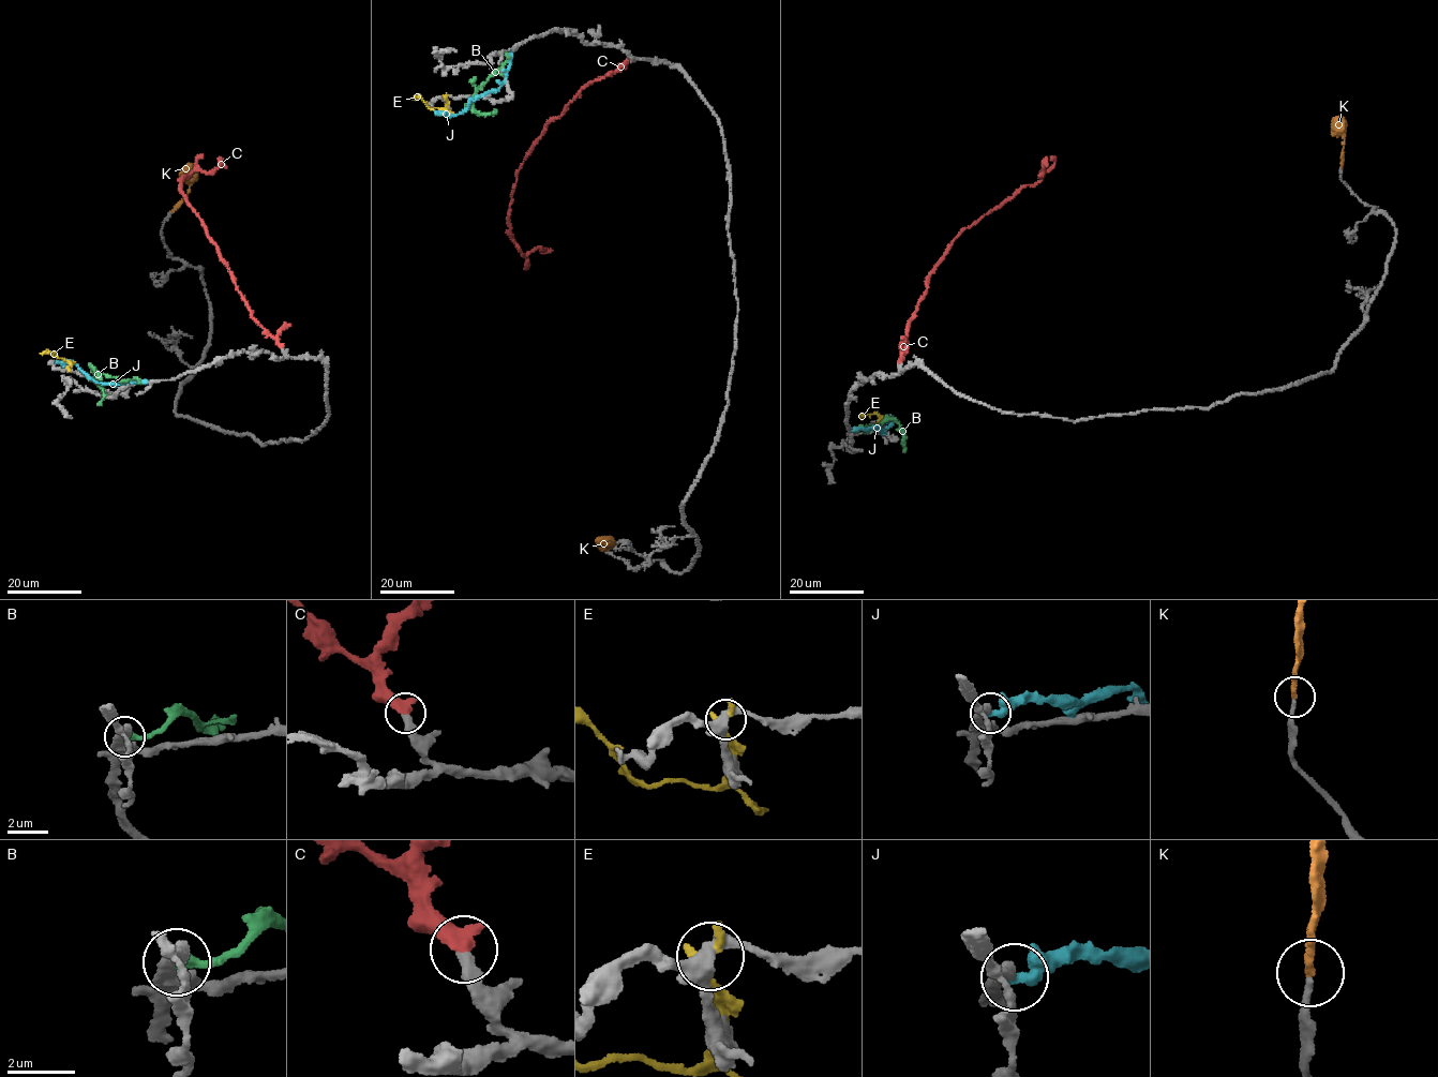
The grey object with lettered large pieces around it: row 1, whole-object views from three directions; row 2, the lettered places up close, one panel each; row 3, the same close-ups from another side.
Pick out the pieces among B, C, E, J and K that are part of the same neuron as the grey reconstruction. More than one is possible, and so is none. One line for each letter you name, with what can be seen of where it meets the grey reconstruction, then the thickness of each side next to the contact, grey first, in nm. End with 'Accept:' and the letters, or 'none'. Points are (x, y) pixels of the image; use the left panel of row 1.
C: contact (281, 346); calibres 380 and 550 nm
K: contact (170, 211); calibres 240 and 200 nm
Accept: C, K

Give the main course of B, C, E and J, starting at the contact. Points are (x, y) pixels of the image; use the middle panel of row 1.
B: (506, 51), (507, 61), (472, 99), (472, 107), (480, 115), (495, 111), (494, 114)
C: (627, 60), (567, 102), (518, 169), (507, 218), (513, 241), (524, 255), (552, 250)
E: (446, 96), (444, 109), (430, 107), (421, 98), (413, 99)
J: (511, 51), (510, 68), (495, 90), (477, 95), (455, 115), (435, 111)

